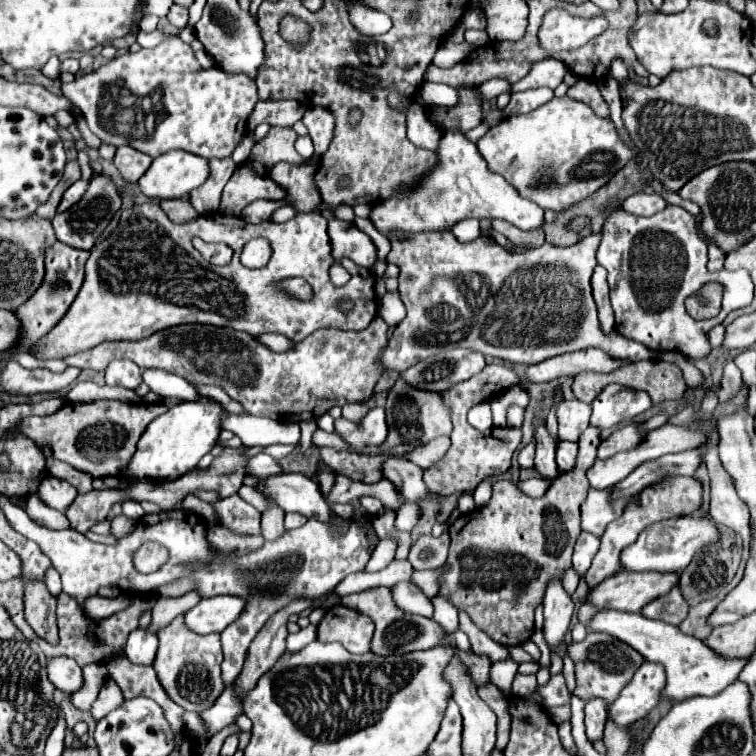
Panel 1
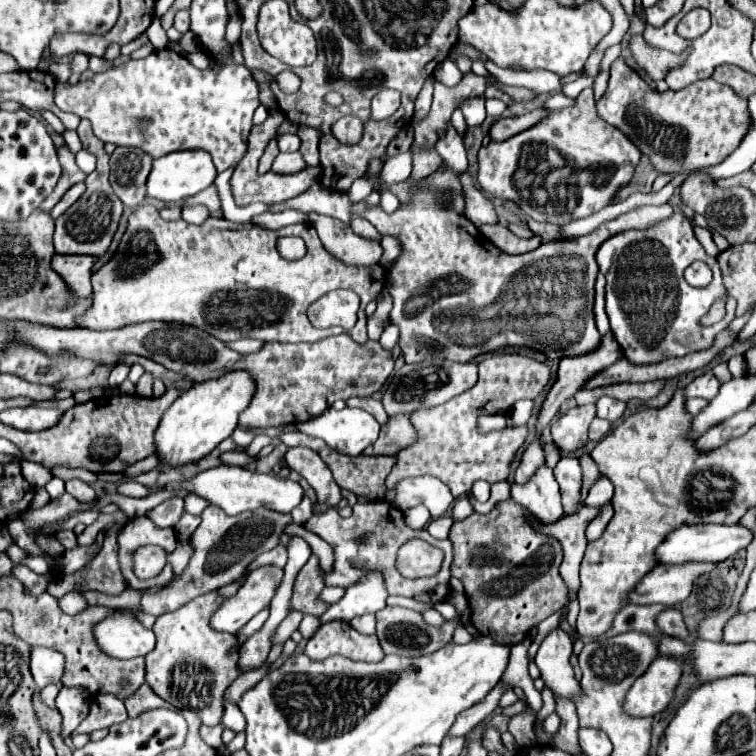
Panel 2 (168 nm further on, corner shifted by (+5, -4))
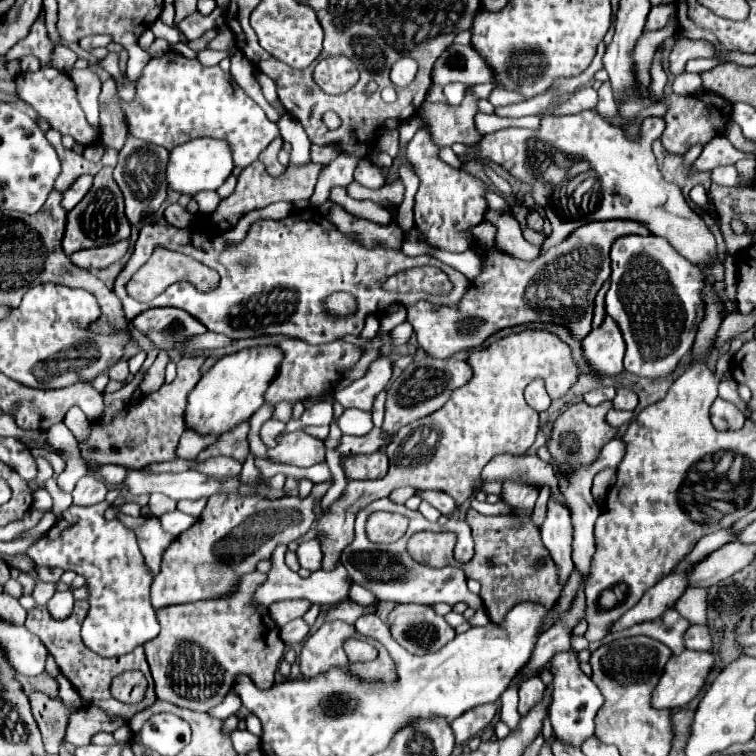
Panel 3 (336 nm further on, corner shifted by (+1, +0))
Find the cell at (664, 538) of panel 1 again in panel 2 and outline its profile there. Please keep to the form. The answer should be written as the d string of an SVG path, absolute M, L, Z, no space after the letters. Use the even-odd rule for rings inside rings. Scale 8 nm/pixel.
M695 524L695 526L681 526L671 532L665 542L657 548L657 560L663 564L683 564L683 562L723 562L729 556L745 550L753 540L753 532L741 524L733 526L719 526L719 524Z

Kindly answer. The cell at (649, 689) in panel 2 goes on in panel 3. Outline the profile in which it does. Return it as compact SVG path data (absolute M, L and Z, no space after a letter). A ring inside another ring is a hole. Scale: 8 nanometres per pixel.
M685 650L681 654L671 656L653 690L651 706L661 710L685 706L699 694L713 666L715 664L711 652Z

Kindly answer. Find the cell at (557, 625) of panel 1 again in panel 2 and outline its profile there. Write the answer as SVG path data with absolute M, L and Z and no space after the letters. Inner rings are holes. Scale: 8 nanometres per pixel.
M559 628L553 630L541 644L535 664L541 670L541 678L545 686L553 692L555 698L565 698L565 700L575 700L583 696L583 690L579 682L575 680L575 672L571 668L571 658L573 654L573 642L563 634Z

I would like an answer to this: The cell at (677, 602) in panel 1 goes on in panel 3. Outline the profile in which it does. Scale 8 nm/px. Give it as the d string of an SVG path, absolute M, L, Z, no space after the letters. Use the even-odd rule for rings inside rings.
M691 624L687 628L687 632L683 634L683 642L685 642L685 648L689 648L689 650L711 650L711 646L713 646L709 628L699 626L699 624Z

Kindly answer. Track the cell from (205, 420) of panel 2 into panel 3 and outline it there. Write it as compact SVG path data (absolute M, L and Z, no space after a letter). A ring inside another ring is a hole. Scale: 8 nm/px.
M277 346L247 348L221 358L207 374L201 376L197 386L187 396L187 408L183 414L185 428L195 430L197 434L221 436L249 420L261 408L263 394L269 388L269 382L275 378L281 360L283 354L277 350Z

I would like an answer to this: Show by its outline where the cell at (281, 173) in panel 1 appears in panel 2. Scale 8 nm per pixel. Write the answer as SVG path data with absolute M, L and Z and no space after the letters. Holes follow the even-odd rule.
M293 152L293 154L281 154L275 158L273 162L273 172L279 172L279 174L291 174L295 170L303 170L303 156L299 152Z

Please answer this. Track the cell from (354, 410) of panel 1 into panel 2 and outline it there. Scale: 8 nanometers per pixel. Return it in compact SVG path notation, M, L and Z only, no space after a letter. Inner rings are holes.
M367 396L367 398L351 398L351 400L347 400L347 406L357 406L357 408L367 410L369 414L373 414L380 425L384 425L388 421L388 415L379 398L373 398L373 396Z

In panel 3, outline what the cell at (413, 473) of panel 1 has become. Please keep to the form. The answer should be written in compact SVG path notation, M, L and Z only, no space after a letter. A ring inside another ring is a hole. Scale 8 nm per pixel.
M417 488L415 494L421 498L421 500L427 500L431 506L435 506L441 514L451 514L455 510L455 500L443 492L443 490L423 490L423 488Z

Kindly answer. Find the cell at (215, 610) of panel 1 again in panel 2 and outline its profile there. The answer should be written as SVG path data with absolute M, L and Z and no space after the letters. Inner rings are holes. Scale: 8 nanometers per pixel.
M261 566L253 570L241 590L227 598L211 618L211 626L219 632L237 634L257 612L269 608L271 598L281 586L283 570L277 566Z

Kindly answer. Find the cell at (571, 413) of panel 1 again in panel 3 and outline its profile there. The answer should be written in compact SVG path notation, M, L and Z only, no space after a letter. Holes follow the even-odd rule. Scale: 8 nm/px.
M579 402L571 408L567 408L553 426L553 434L549 438L549 452L553 454L553 458L557 458L561 464L573 464L573 462L591 462L597 452L601 450L601 446L605 442L609 442L615 436L615 428L611 428L605 422L605 414L611 410L611 402L603 402L599 406L589 406L585 402Z

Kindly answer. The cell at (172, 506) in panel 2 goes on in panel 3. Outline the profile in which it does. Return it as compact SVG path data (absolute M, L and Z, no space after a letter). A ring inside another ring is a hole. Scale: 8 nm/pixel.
M153 494L151 498L149 498L149 510L151 510L151 514L153 516L163 516L163 512L171 512L171 510L175 510L177 508L177 502L173 500L173 498L167 498L167 496L163 496L163 494Z

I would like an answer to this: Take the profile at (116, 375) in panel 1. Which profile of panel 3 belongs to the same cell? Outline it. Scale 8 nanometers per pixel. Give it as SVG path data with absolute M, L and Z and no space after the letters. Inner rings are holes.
M119 360L119 362L117 362L115 366L111 366L111 370L109 370L109 378L119 380L119 382L123 382L127 376L129 376L129 366L127 366L125 360Z

